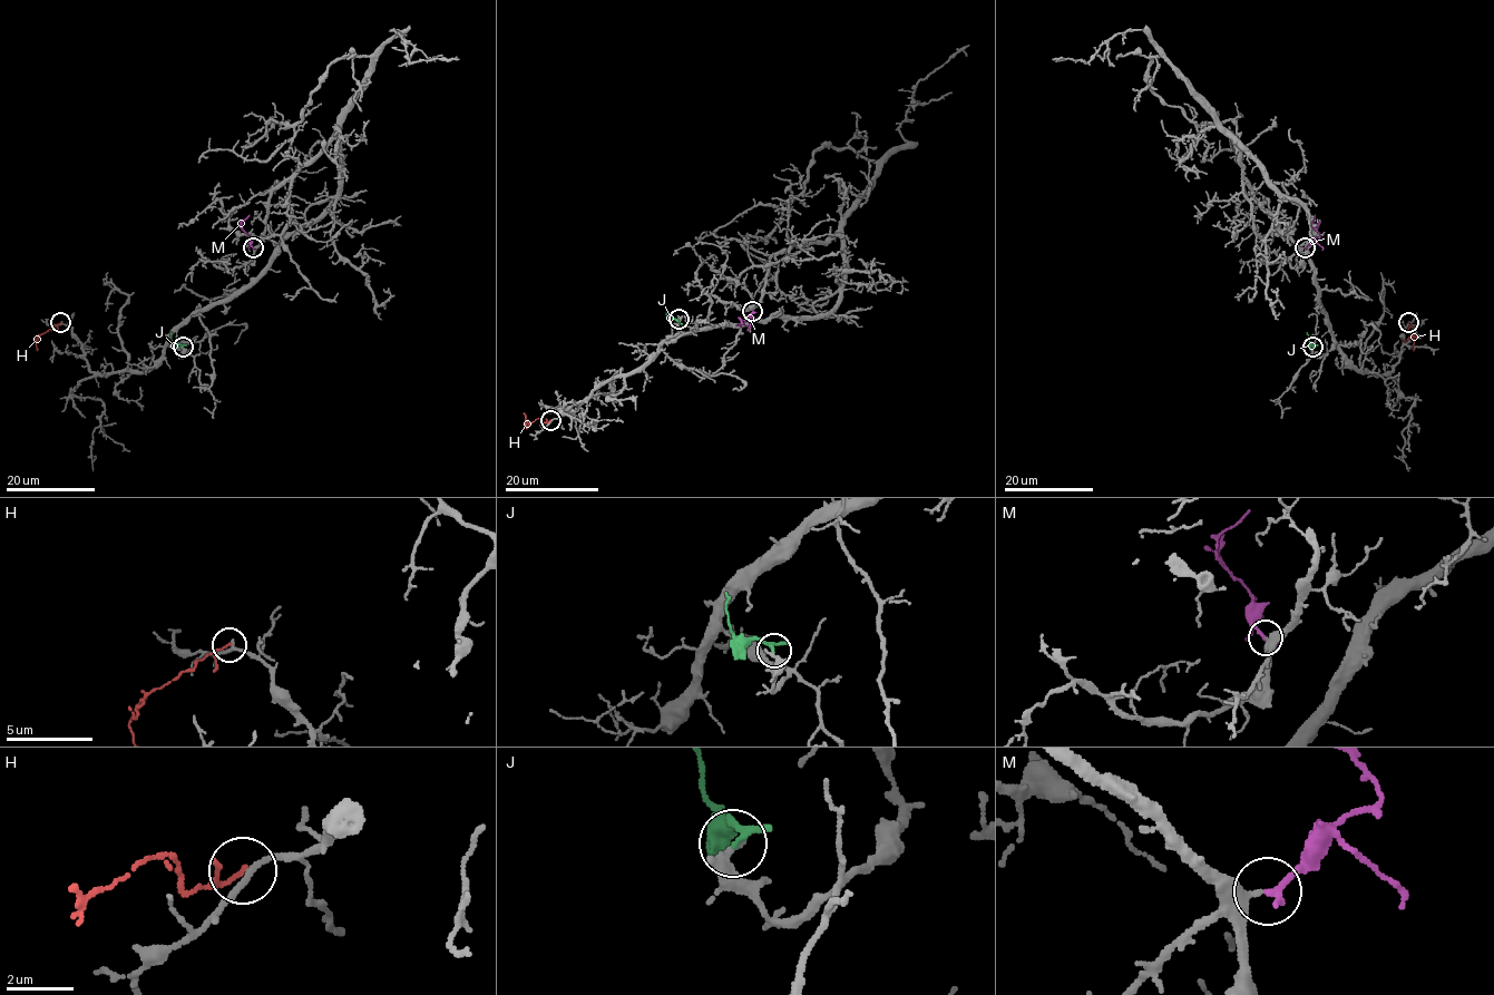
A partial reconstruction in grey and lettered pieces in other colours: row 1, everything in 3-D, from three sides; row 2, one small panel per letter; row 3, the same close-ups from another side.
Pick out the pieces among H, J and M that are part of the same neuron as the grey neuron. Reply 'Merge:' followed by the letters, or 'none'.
Merge: M

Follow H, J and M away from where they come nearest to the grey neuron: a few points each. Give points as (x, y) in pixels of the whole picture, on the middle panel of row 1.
H: (550, 420), (544, 422), (536, 419), (525, 426)
J: (679, 319), (670, 319), (665, 313)
M: (753, 311), (749, 324), (745, 325), (740, 318), (748, 321)

